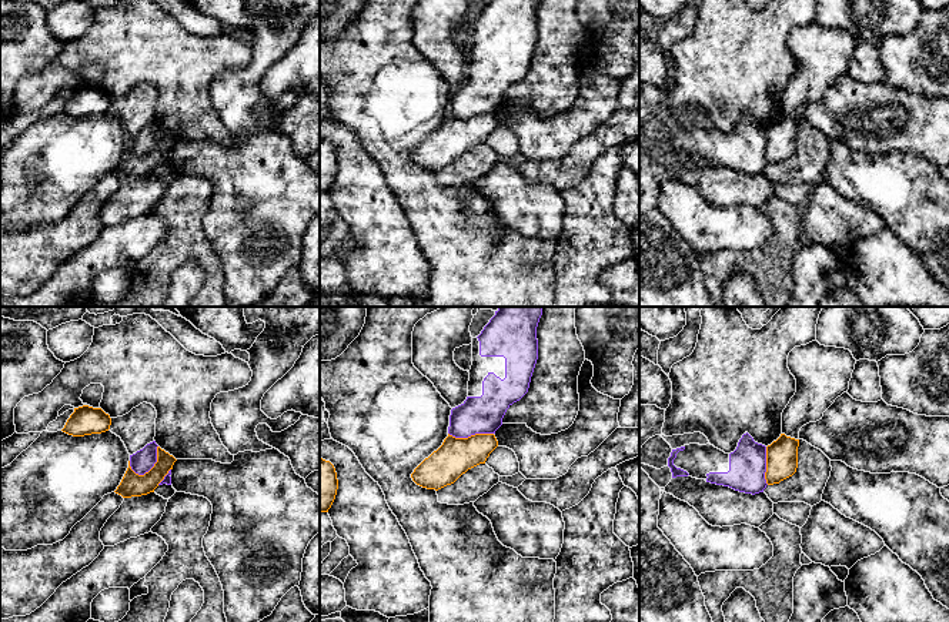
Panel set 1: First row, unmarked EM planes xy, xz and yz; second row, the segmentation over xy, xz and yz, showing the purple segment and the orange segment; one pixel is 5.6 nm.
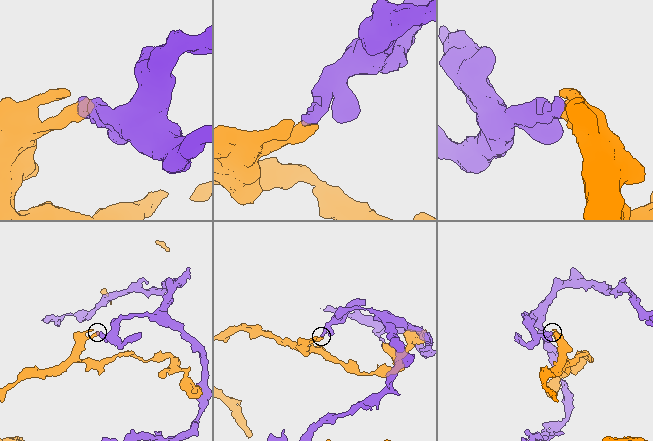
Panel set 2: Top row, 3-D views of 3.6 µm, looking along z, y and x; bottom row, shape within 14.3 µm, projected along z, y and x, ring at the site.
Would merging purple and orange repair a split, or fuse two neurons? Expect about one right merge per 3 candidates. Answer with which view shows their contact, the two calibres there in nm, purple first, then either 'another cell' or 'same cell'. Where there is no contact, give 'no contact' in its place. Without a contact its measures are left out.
xy | 120/130 nm | another cell

